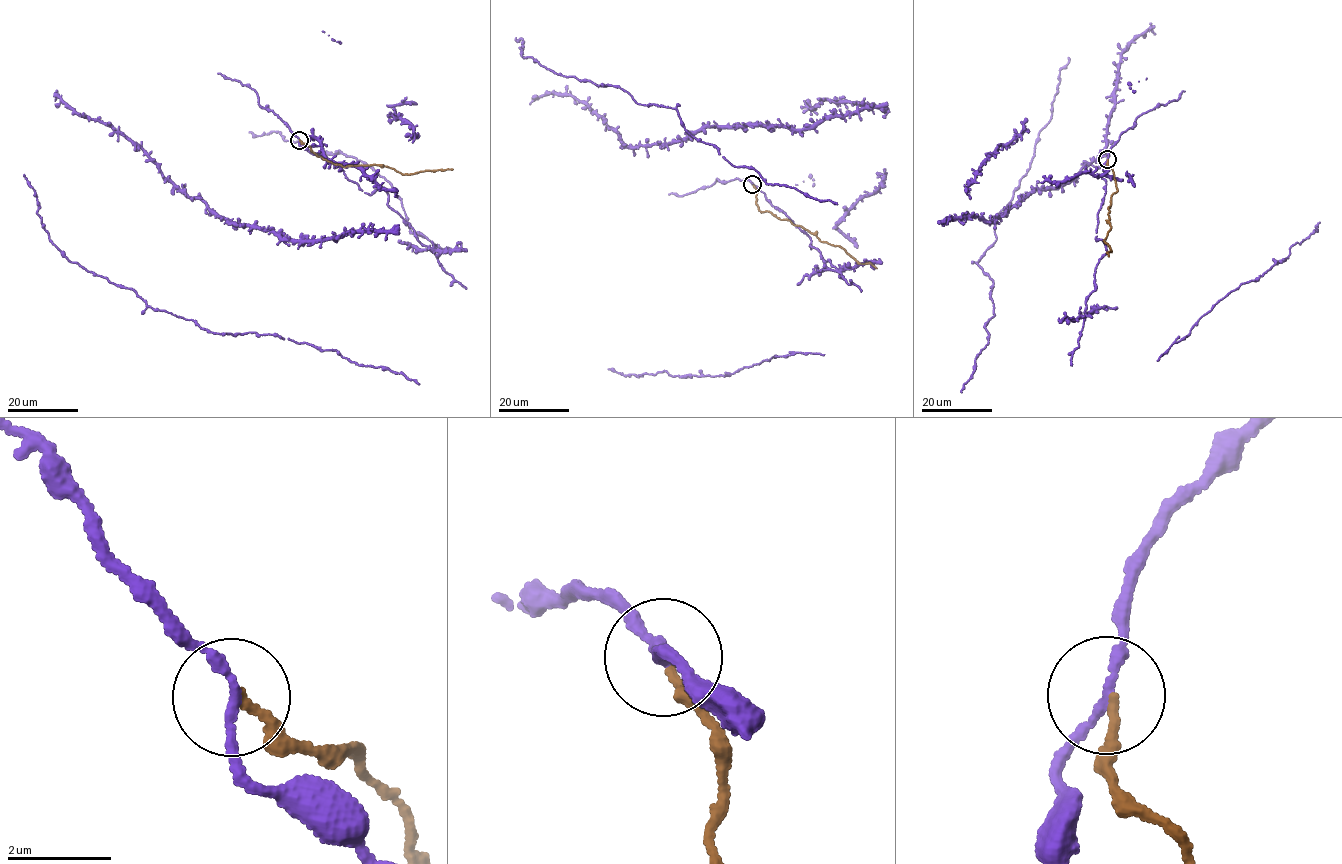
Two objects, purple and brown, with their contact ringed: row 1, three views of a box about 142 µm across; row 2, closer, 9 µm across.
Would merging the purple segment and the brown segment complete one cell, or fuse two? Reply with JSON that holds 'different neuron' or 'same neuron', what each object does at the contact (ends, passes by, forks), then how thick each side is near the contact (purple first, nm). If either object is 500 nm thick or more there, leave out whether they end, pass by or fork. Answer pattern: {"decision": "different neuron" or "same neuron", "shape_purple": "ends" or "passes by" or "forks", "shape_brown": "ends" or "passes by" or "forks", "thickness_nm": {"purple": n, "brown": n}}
{"decision": "different neuron", "shape_purple": "passes by", "shape_brown": "ends", "thickness_nm": {"purple": 170, "brown": 160}}

